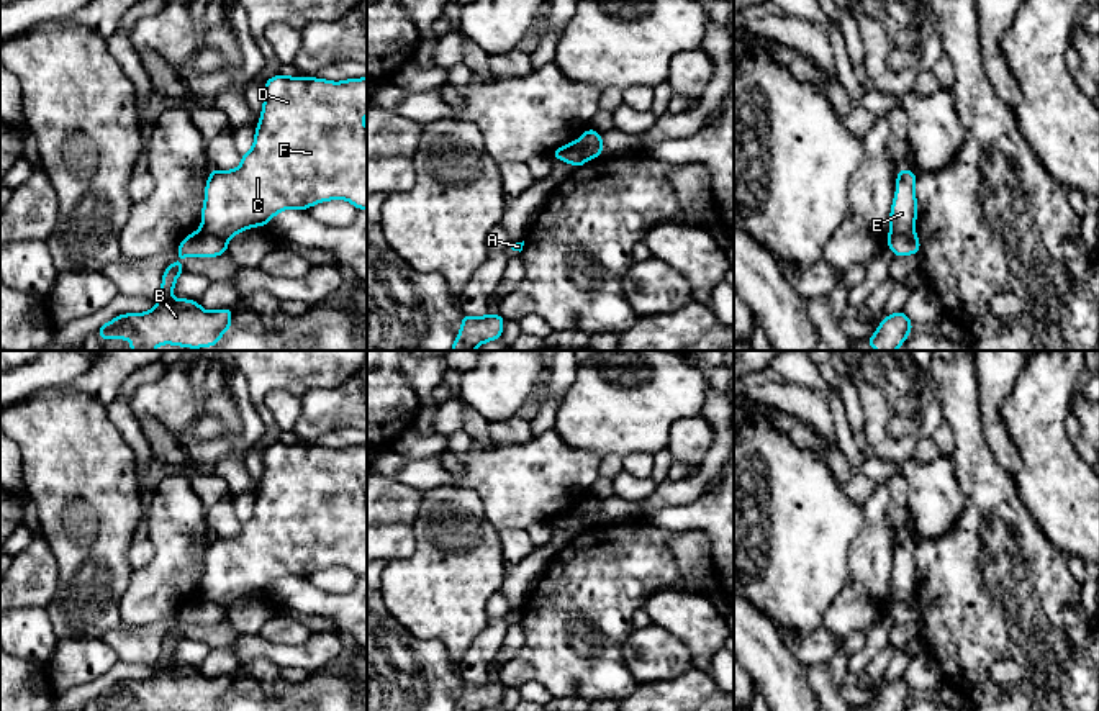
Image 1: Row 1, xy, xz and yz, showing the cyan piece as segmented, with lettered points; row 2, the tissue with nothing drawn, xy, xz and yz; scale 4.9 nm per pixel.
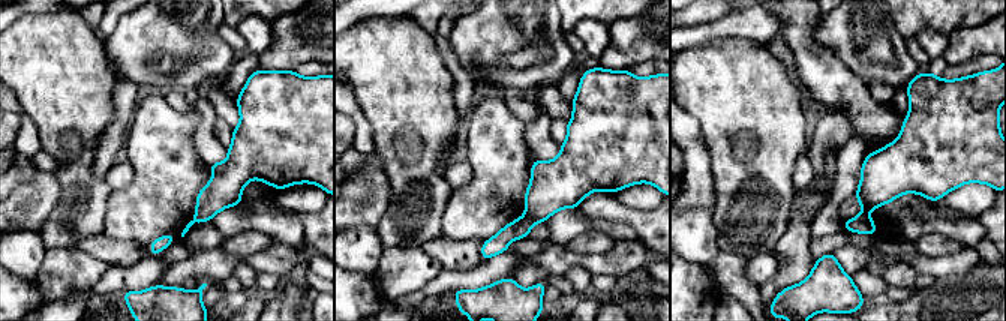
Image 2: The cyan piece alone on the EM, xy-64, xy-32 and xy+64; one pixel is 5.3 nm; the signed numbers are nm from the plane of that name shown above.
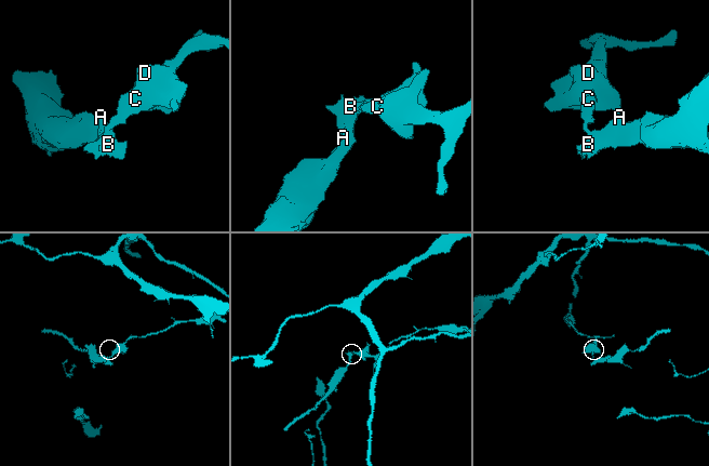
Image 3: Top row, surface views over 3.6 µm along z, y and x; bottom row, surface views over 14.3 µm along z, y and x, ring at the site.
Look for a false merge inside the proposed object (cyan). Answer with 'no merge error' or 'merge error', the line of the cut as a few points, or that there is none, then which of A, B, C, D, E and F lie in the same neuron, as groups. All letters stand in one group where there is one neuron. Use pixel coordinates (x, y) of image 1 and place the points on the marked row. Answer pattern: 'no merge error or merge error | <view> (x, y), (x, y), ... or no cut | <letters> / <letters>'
merge error | xy (202, 228), (226, 241) | A B / C D E F

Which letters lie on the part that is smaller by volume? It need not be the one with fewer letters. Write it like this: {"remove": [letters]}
{"remove": ["A", "B"]}

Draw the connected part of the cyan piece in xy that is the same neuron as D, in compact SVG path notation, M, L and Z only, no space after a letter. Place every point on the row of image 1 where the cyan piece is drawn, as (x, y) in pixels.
M278 74L265 80L264 106L254 146L234 170L211 169L205 187L201 229L229 241L237 233L267 226L280 211L328 200L367 208L367 77L331 82Z

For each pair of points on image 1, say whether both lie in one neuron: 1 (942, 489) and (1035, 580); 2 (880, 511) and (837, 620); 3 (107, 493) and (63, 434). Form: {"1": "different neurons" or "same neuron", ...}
{"1": "different neurons", "2": "same neuron", "3": "same neuron"}

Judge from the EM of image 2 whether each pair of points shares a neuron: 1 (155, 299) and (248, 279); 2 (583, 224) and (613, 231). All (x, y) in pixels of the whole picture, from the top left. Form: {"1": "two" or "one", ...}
{"1": "two", "2": "one"}

